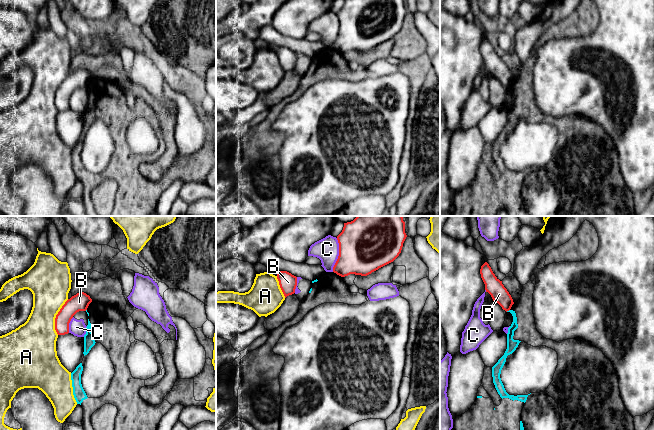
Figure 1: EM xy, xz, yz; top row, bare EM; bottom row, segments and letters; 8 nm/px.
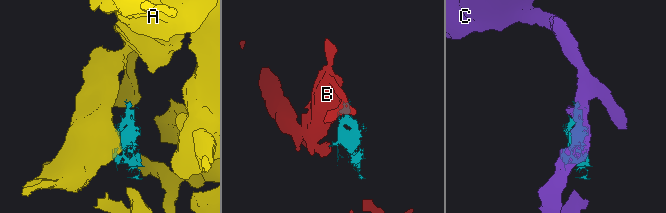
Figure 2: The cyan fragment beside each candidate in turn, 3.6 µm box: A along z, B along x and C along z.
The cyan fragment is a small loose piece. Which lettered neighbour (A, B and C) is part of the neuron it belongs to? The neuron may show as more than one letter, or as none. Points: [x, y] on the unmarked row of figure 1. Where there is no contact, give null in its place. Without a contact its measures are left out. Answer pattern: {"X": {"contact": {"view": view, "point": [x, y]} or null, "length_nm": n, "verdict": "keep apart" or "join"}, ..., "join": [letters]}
{"A": {"contact": {"view": "xy", "point": [73, 164]}, "length_nm": 260, "verdict": "keep apart"}, "B": {"contact": {"view": "yz", "point": [507, 87]}, "length_nm": 40, "verdict": "keep apart"}, "C": {"contact": {"view": "xy", "point": [86, 107]}, "length_nm": 90, "verdict": "keep apart"}, "join": []}

